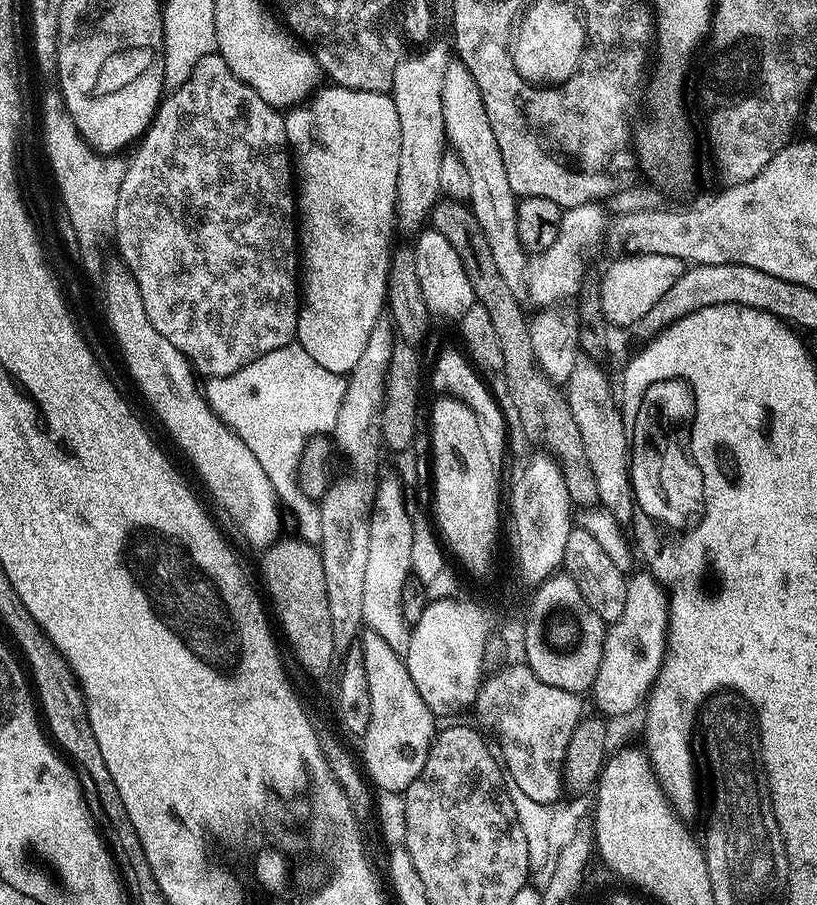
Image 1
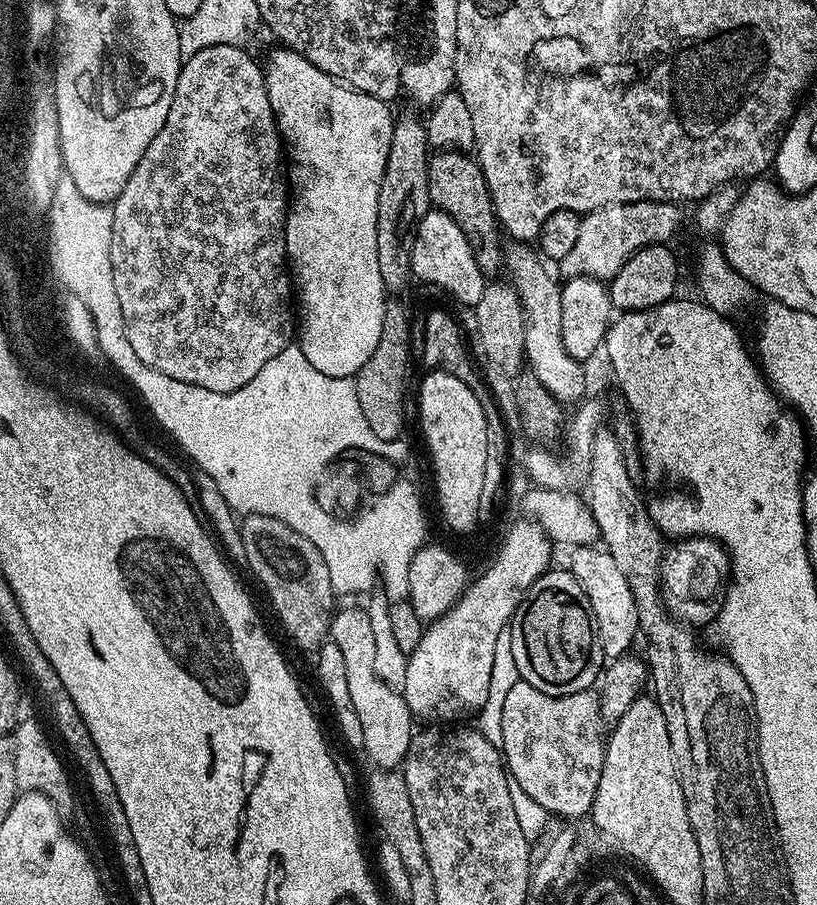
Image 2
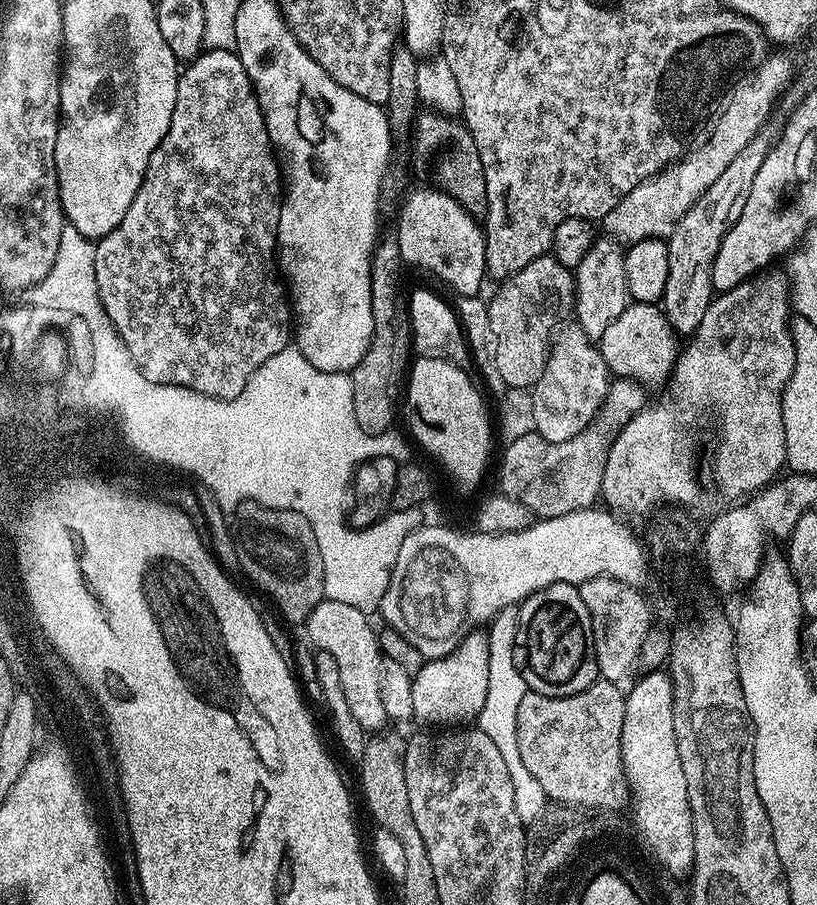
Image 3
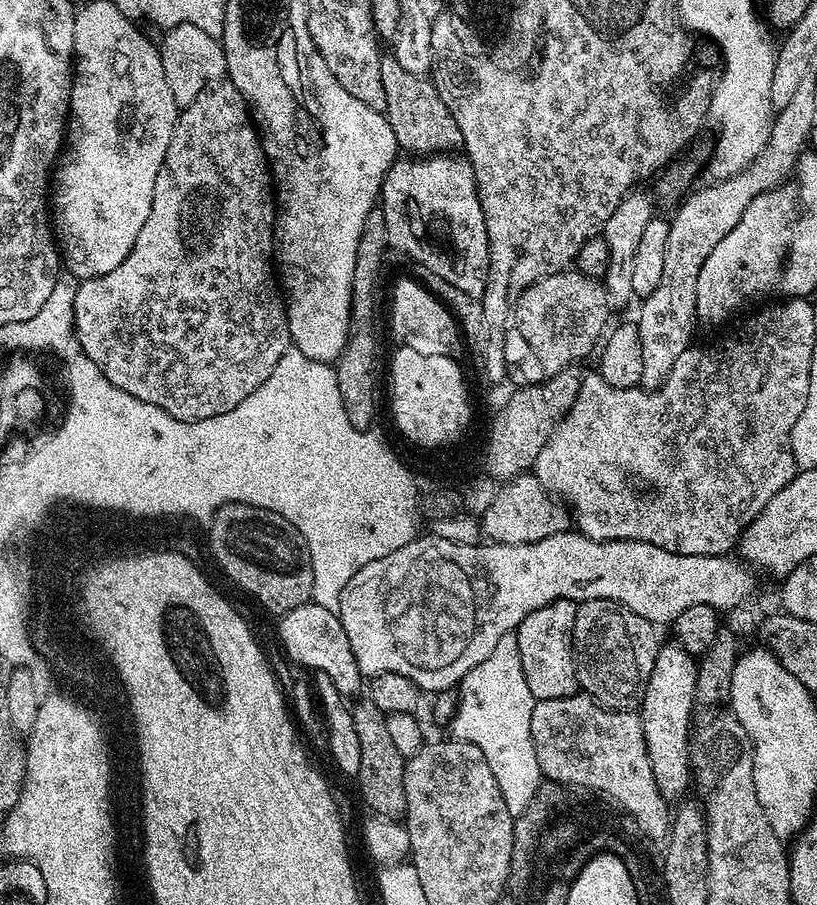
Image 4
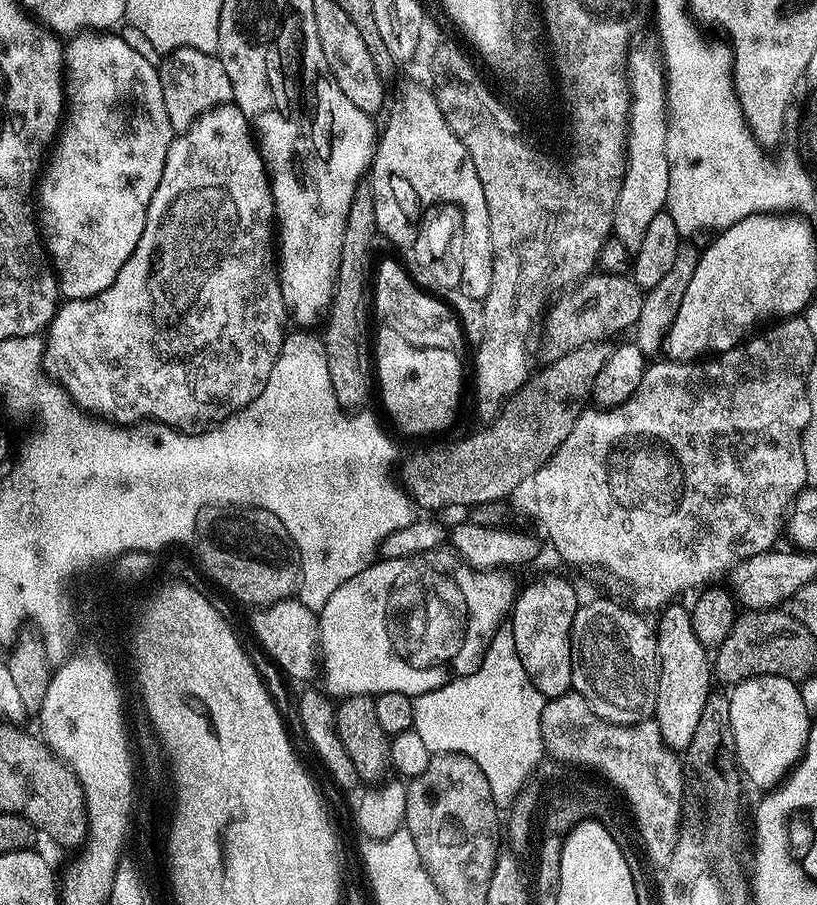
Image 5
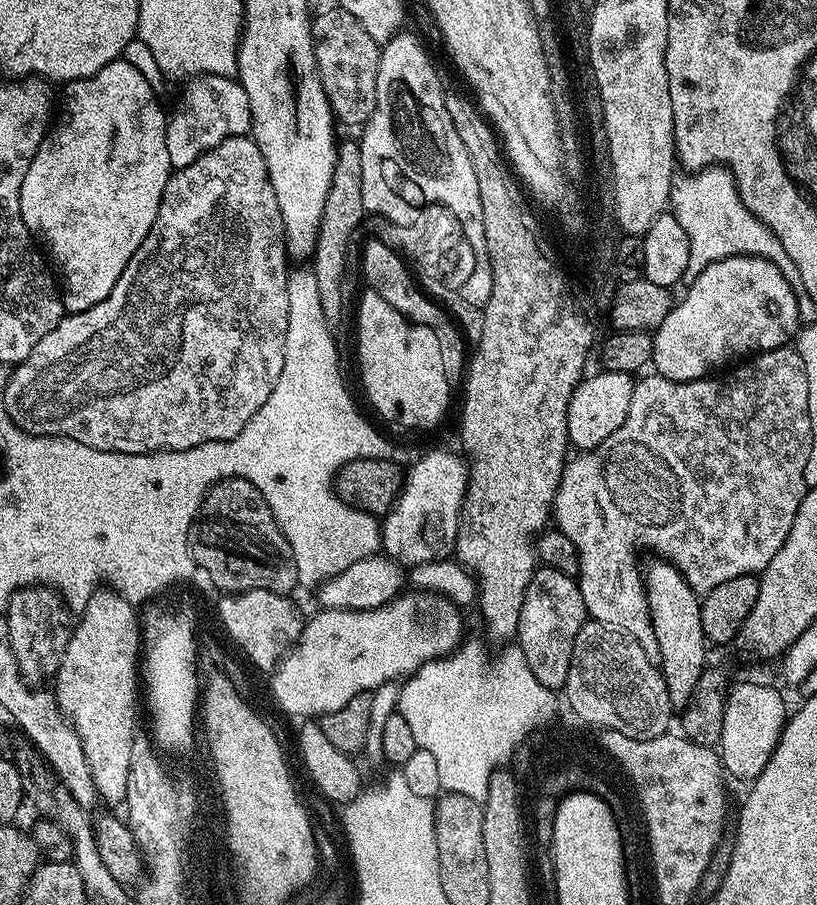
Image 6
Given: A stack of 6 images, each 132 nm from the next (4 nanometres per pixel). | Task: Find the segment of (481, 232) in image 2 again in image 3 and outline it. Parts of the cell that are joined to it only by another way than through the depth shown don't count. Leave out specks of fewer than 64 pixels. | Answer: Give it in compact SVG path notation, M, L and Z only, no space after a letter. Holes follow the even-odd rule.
M424 110L415 117L416 164L432 175L431 183L448 195L474 218L483 217L488 208L486 202L486 178L482 170L482 158L474 146L474 138L459 119L441 116L438 112ZM436 183L436 184L435 184Z

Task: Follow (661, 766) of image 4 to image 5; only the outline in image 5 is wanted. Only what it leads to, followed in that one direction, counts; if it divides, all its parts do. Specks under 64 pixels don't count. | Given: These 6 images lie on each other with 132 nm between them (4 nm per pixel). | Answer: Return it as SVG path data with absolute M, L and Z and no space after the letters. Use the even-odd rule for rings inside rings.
M673 602L659 613L655 621L656 649L660 655L660 685L654 721L662 738L673 750L686 750L694 742L694 730L706 710L708 697L714 692L714 677L710 663L710 652L698 642L694 634L692 613L680 602Z

